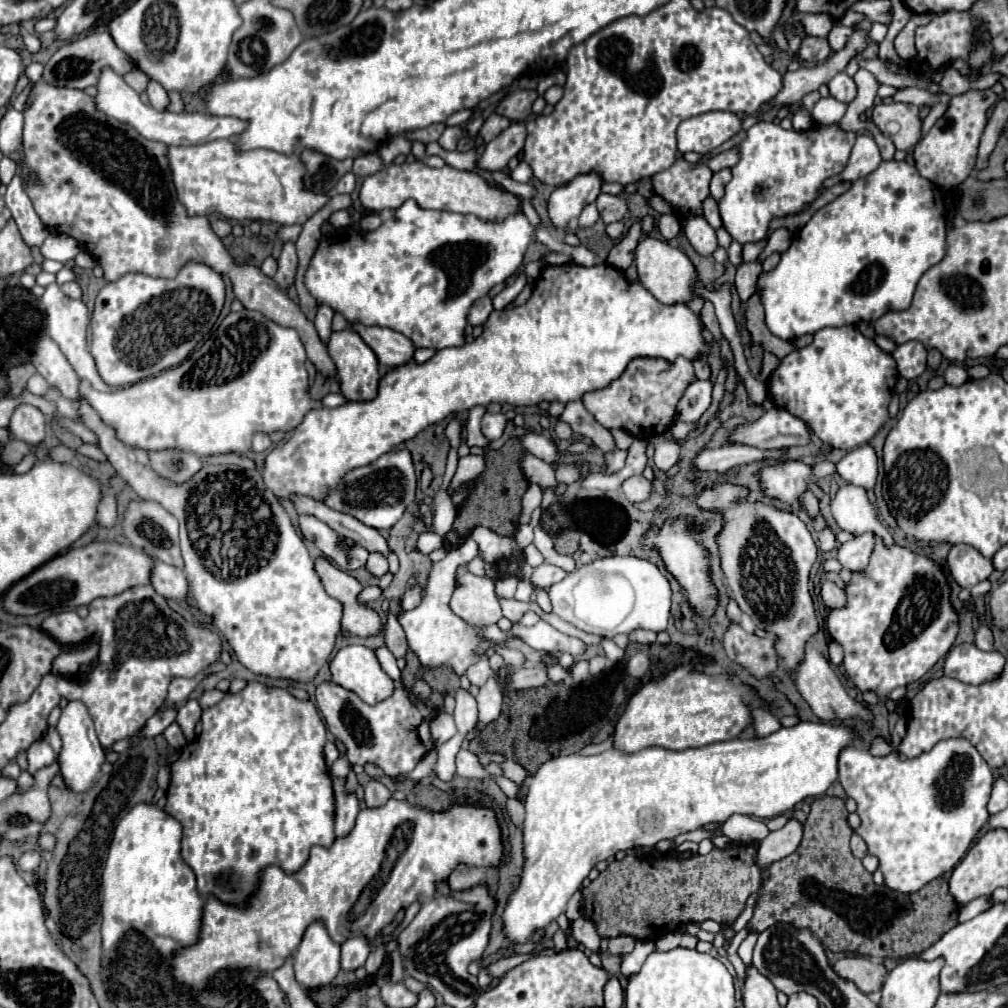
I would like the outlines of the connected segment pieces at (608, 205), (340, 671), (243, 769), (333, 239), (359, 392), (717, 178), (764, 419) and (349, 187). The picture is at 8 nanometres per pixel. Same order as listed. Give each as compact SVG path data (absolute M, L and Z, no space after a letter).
M599 194L599 198L595 200L595 204L597 204L597 210L599 210L599 214L601 214L601 218L603 218L605 224L623 220L623 216L627 212L627 204L625 204L623 196Z
M345 646L331 662L331 678L355 692L367 704L379 704L393 696L395 682L381 668L375 652L367 646Z
M249 682L241 692L235 694L225 694L225 698L207 708L203 712L201 718L201 734L189 742L185 748L181 748L181 756L177 762L171 764L171 786L167 790L167 804L165 804L165 812L171 814L173 818L177 818L183 826L183 848L181 848L181 856L183 860L193 868L195 876L197 876L197 890L199 894L205 898L209 894L213 894L215 898L219 898L225 904L237 904L243 906L245 900L255 892L257 888L257 874L265 868L265 866L279 866L283 868L287 874L297 872L309 858L309 850L311 846L319 844L319 846L331 846L335 840L335 832L333 832L333 814L335 814L335 798L333 798L333 786L331 786L331 778L325 766L325 758L323 758L323 746L325 746L325 724L317 712L317 708L311 702L301 702L297 698L293 698L285 688L277 688L277 686L265 686L261 682Z
M409 198L373 232L349 228L339 230L339 234L333 232L323 236L305 270L303 282L317 304L325 304L335 312L339 310L349 324L359 322L367 326L387 326L403 332L417 348L443 350L449 346L463 346L469 306L477 298L485 296L493 286L515 274L529 242L533 240L533 230L535 228L523 214L515 214L501 224L493 224L481 222L477 216L463 216L447 210L425 210Z
M351 328L333 332L329 338L329 354L337 366L337 378L341 380L341 392L347 400L371 400L377 394L377 386L381 380L379 362L377 362L375 352L365 344L365 340L357 332L353 332Z
M729 168L719 170L719 172L713 174L713 180L711 180L711 198L713 198L715 202L719 202L719 200L723 198L725 186L727 186L729 178L731 178L731 170L729 170Z
M771 408L757 422L739 426L731 440L737 444L749 444L757 448L783 448L783 446L807 446L813 432L801 418L781 408Z
M347 172L339 182L337 182L337 192L339 194L343 194L343 192L353 192L353 188L355 188L355 174L353 172Z

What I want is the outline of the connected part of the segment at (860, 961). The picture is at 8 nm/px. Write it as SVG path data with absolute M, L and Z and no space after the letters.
M865 956L841 958L835 964L831 964L831 968L835 970L837 976L841 976L845 980L851 980L865 994L875 992L875 990L879 990L883 986L885 966L875 964Z

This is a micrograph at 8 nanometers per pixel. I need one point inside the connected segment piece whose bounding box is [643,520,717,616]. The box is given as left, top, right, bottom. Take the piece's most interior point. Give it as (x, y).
(687, 561)

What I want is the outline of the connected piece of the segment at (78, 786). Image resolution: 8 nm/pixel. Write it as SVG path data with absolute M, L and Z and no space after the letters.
M71 700L67 702L67 706L61 712L59 724L57 724L57 732L61 734L63 740L63 750L59 756L59 764L61 764L61 776L65 780L65 784L75 790L75 792L85 792L87 788L93 786L101 764L105 762L105 750L97 740L95 728L93 728L93 720L89 716L89 710L83 702L79 700Z

